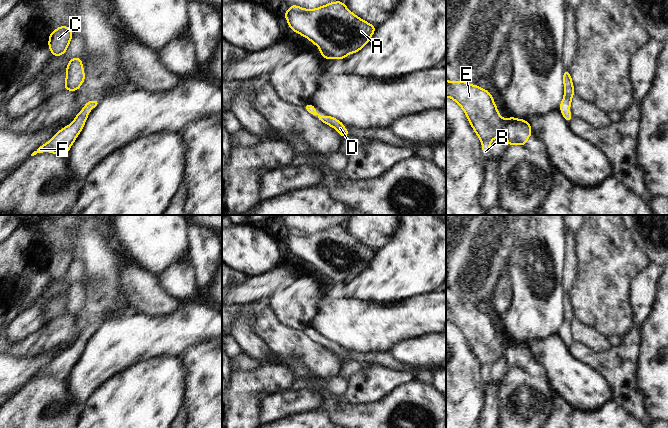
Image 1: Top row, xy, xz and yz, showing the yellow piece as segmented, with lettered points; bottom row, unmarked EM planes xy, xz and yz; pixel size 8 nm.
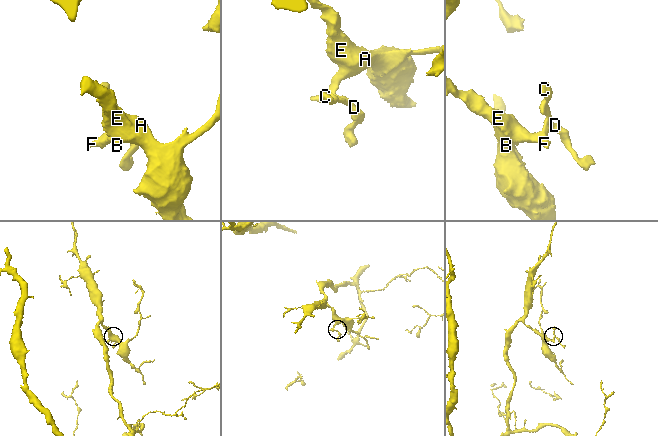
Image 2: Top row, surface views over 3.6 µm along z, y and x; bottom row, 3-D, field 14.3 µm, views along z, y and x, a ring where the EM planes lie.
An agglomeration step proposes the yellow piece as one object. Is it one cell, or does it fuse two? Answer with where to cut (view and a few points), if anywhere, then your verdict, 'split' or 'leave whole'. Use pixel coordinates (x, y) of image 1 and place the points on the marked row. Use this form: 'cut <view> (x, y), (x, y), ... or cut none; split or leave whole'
cut none; leave whole

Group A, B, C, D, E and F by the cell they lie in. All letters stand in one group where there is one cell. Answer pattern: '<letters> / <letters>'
A B C D E F

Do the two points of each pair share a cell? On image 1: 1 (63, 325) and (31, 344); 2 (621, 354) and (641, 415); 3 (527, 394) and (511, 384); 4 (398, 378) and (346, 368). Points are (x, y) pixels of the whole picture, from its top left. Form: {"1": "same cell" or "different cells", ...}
{"1": "same cell", "2": "same cell", "3": "same cell", "4": "different cells"}

